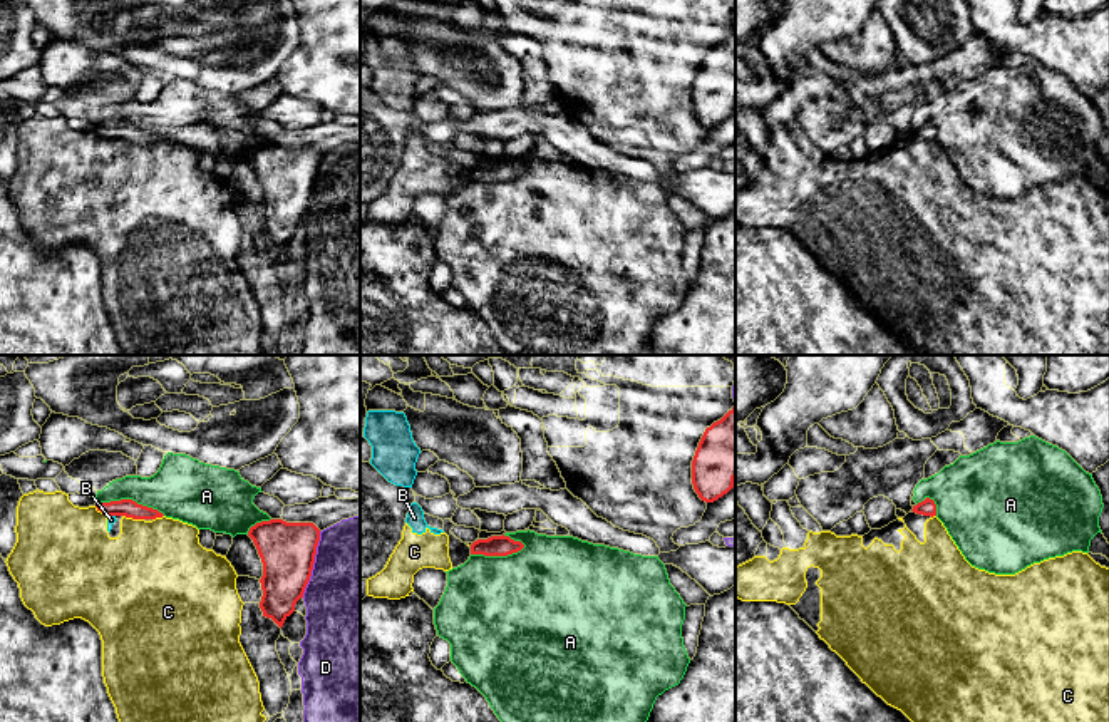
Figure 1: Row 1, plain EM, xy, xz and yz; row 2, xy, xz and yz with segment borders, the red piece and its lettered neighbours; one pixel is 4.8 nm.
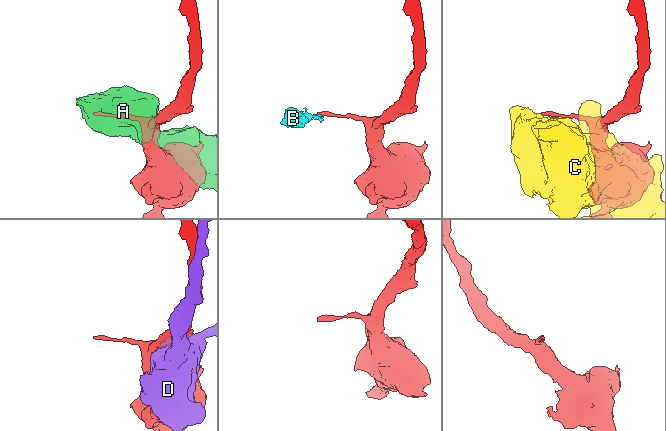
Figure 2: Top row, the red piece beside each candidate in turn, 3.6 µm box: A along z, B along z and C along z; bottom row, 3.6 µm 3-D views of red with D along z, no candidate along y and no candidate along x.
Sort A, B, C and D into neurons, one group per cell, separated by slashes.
A / B C / D

